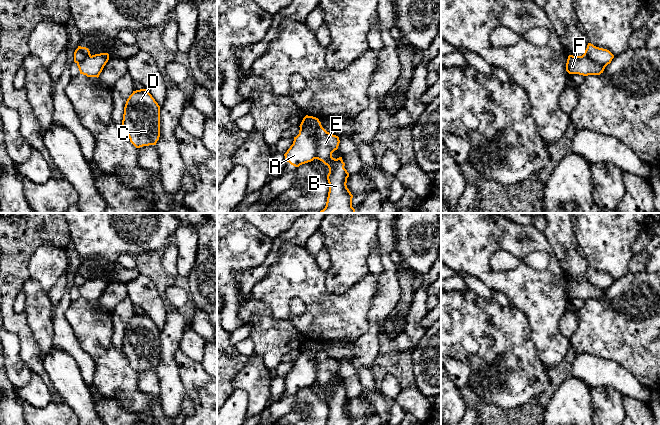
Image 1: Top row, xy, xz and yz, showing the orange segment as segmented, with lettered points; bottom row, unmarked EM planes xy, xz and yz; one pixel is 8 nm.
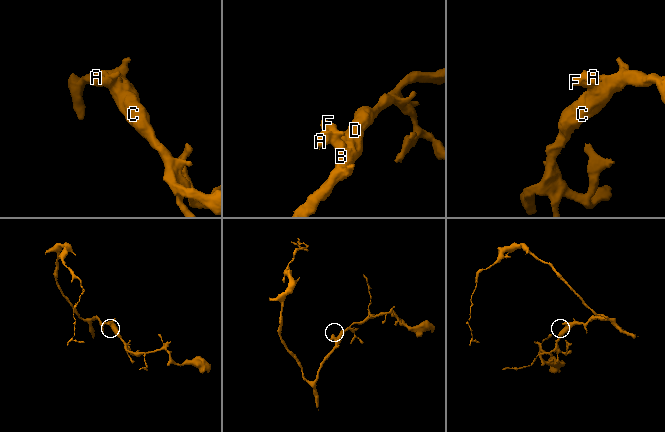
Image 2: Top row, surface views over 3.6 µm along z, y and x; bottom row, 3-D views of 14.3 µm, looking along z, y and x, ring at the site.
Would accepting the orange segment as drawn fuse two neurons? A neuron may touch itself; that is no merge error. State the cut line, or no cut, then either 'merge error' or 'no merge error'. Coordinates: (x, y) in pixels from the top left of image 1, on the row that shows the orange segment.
cut in xz along (300, 127), (305, 127), (314, 139), (316, 148), (315, 158); merge error

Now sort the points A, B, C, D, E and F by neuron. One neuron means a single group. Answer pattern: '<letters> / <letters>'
A / B C D E F

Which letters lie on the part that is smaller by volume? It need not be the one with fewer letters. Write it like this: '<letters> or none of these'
A

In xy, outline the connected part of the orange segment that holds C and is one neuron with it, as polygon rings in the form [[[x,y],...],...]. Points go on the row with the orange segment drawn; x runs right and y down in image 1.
[[[146,89],[129,96],[121,126],[136,148],[156,145],[160,137],[160,106]]]

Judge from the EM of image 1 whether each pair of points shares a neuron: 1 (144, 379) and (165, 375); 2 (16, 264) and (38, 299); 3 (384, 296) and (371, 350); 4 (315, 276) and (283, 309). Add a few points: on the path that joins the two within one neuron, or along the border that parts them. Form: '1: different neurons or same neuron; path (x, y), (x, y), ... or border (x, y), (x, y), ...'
1: different neurons; border (155, 369), (158, 375), (160, 400)
2: different neurons; border (29, 277), (21, 288)
3: same neuron; path (380, 309), (374, 320), (372, 337)
4: same neuron; path (305, 283), (301, 283), (285, 299)

